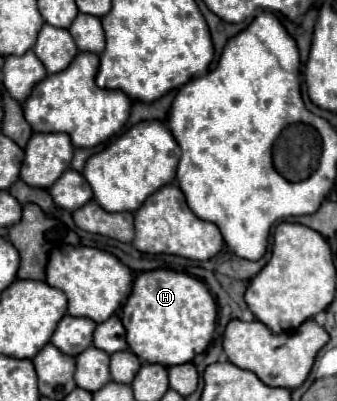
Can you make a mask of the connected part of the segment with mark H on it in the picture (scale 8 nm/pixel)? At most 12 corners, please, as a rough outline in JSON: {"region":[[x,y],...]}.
{"region":[[172,269],[136,276],[120,319],[142,363],[207,350],[216,301]]}

